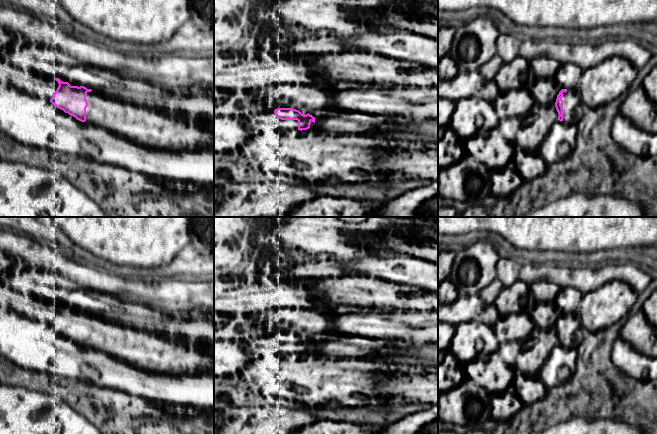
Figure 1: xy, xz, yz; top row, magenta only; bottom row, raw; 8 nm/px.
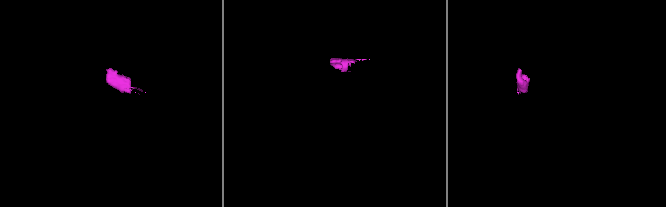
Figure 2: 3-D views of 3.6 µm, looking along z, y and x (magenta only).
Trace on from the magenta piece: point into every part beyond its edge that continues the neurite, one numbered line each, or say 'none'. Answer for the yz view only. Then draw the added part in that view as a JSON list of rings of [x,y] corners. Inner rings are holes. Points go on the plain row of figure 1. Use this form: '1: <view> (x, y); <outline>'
1: yz (572, 330); [[[573,313],[563,316],[563,347],[577,349],[583,340],[583,328],[579,318]]]

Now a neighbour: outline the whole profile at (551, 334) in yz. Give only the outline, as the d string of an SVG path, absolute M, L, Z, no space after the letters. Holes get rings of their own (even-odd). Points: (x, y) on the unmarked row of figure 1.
M536 325L534 326L532 332L528 335L526 339L531 339L531 337L537 333L543 334L545 339L551 339L553 341L553 345L556 346L558 344L558 336L556 334L555 329L541 329Z

